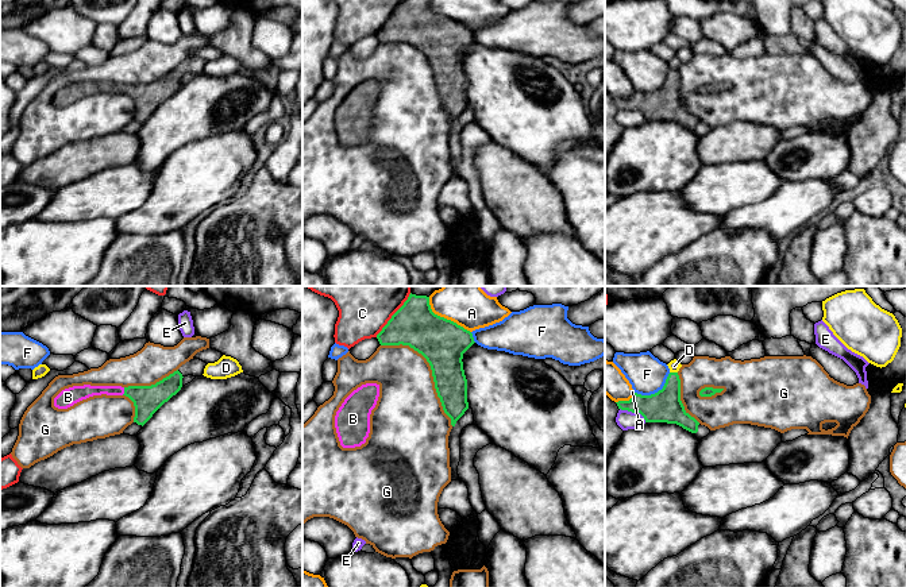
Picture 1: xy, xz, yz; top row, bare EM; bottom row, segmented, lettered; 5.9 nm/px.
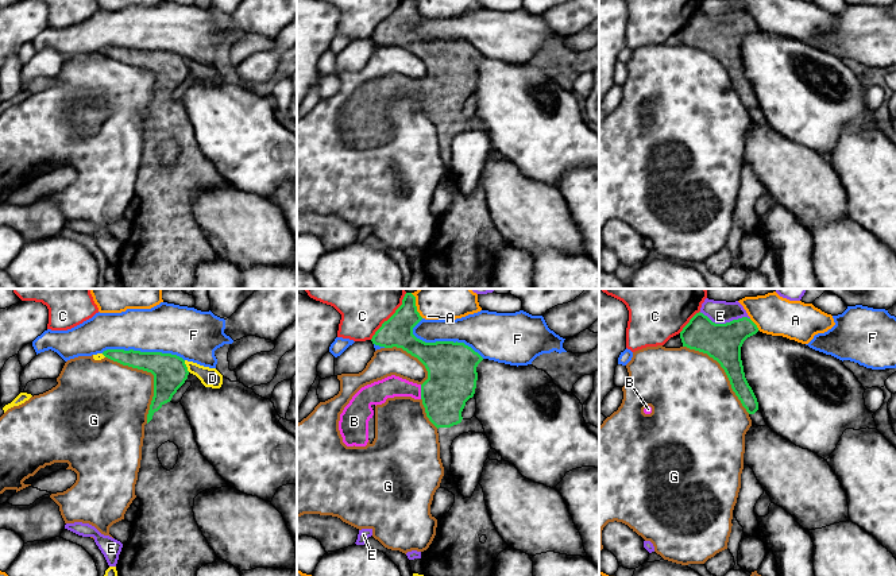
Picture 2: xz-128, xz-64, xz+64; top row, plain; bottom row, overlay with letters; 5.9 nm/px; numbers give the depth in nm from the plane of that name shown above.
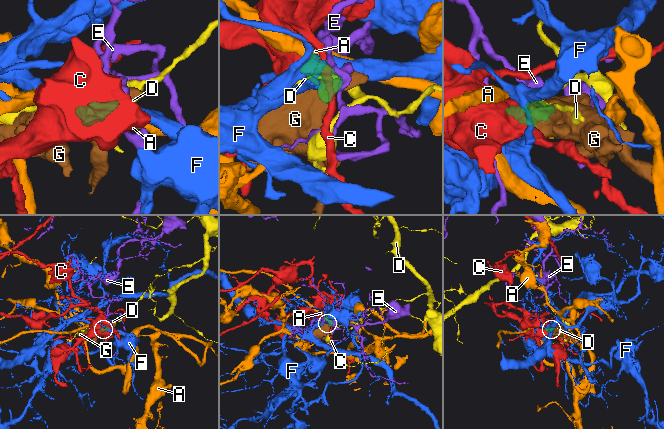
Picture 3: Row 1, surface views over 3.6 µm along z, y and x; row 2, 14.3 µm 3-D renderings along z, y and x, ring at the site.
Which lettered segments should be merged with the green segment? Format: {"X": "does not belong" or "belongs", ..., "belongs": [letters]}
{"A": "does not belong", "B": "belongs", "C": "does not belong", "D": "does not belong", "E": "does not belong", "F": "does not belong", "G": "does not belong", "belongs": ["B"]}

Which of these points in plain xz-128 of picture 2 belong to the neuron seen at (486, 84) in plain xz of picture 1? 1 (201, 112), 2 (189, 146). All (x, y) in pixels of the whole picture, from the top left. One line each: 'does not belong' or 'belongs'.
1: belongs
2: does not belong

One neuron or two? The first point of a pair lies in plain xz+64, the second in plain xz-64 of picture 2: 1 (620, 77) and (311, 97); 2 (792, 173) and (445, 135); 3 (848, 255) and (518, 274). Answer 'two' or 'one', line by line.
1: two
2: two
3: two

